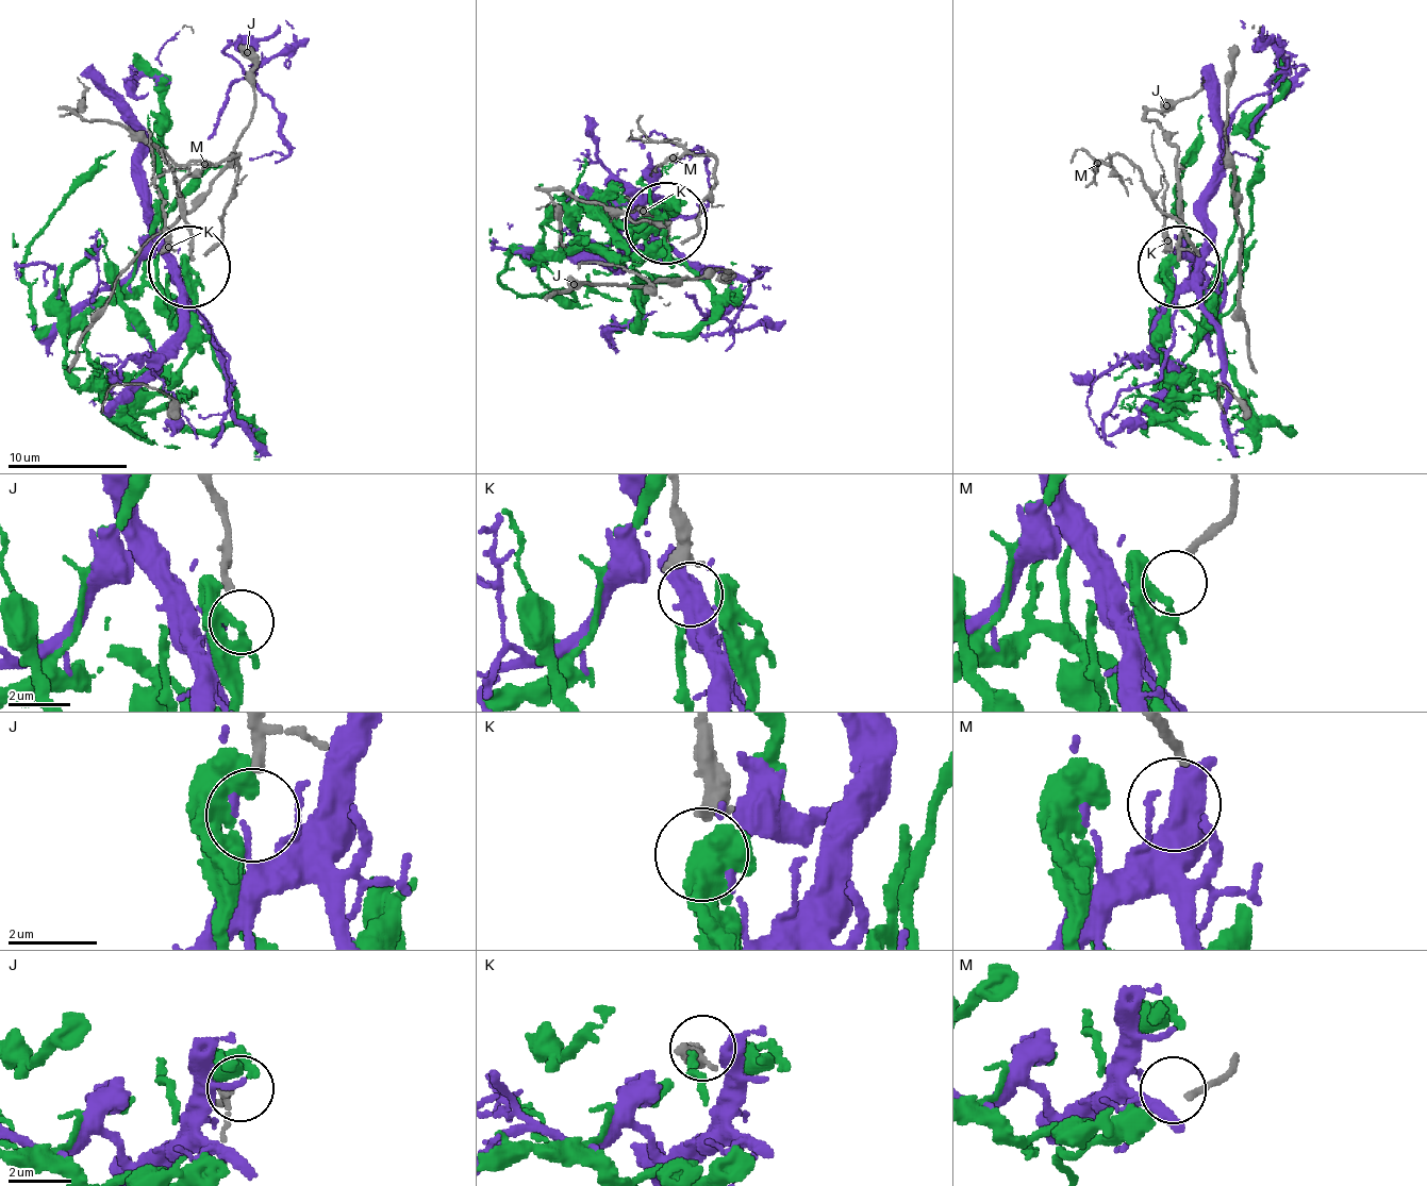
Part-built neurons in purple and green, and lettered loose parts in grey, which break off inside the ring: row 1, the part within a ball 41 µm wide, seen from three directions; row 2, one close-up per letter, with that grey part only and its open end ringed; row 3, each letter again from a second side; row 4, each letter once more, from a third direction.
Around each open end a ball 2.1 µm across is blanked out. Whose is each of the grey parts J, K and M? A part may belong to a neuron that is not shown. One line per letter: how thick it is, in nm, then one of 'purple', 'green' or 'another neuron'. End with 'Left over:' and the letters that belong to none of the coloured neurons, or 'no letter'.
J: 170 nm | another neuron
K: 550 nm | green
M: 200 nm | purple
Left over: J

